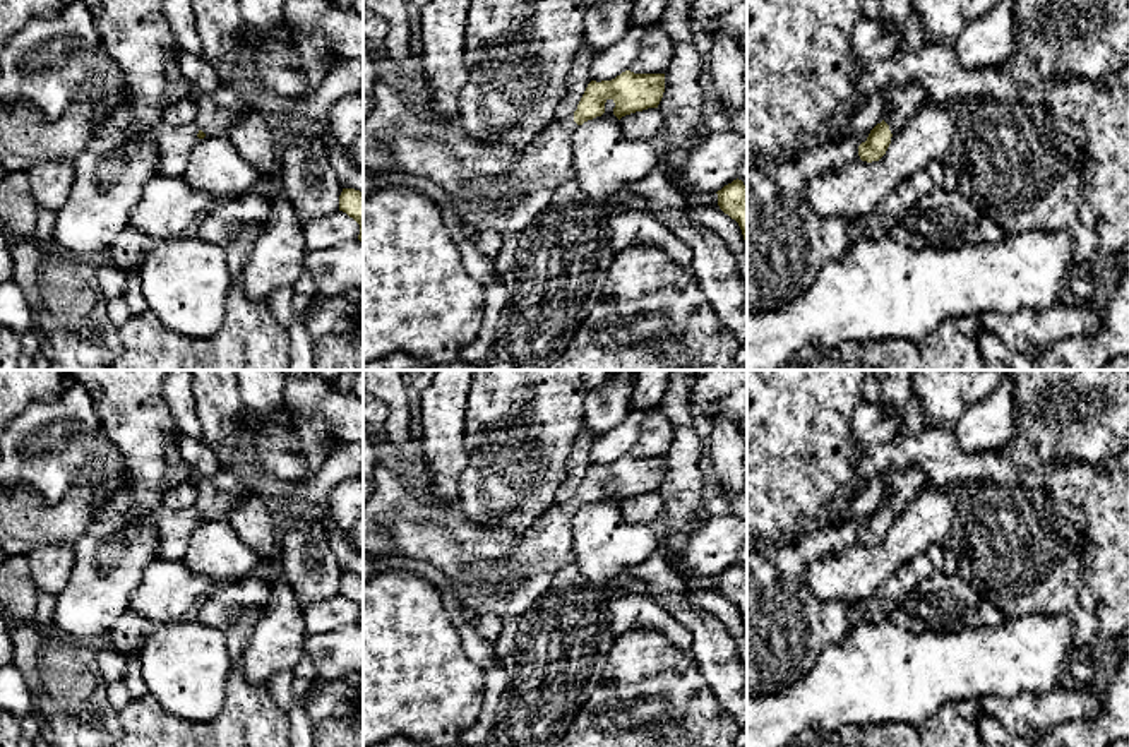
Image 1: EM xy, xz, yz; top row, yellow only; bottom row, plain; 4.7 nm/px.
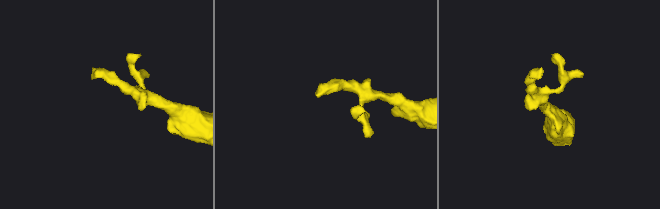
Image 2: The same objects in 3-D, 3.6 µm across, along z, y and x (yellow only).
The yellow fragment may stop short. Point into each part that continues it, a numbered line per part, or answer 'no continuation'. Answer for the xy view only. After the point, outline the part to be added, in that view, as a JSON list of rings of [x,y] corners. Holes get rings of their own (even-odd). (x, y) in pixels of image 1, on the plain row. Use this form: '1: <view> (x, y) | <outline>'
1: xy (175, 523) | [[[163,504],[154,511],[139,512],[137,517],[158,529],[158,557],[183,560],[192,531],[199,524],[199,511],[194,505]]]

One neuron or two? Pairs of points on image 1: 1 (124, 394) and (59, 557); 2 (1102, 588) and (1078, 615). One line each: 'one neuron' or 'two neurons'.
1: two neurons
2: two neurons

